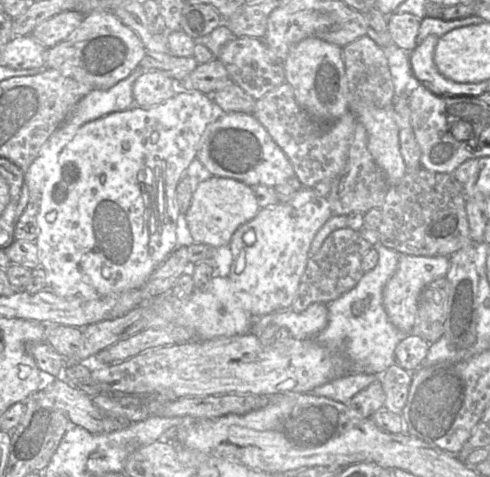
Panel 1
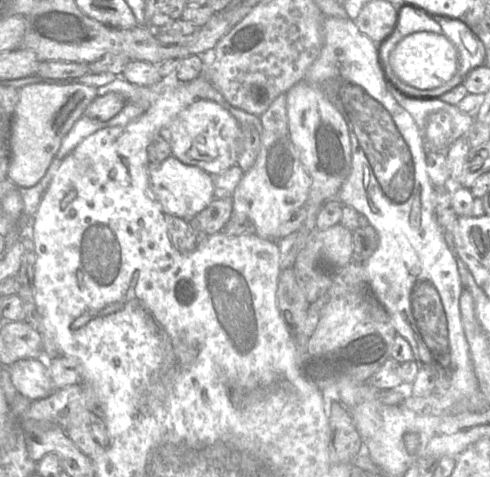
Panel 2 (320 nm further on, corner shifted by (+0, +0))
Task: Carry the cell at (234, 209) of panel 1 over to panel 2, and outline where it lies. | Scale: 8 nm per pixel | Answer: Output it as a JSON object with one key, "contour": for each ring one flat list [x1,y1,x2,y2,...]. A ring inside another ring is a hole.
{"contour":[[172,155,159,164,150,164,148,178,153,196,161,205,165,215,190,219,214,199,214,177,197,166,182,163]]}

